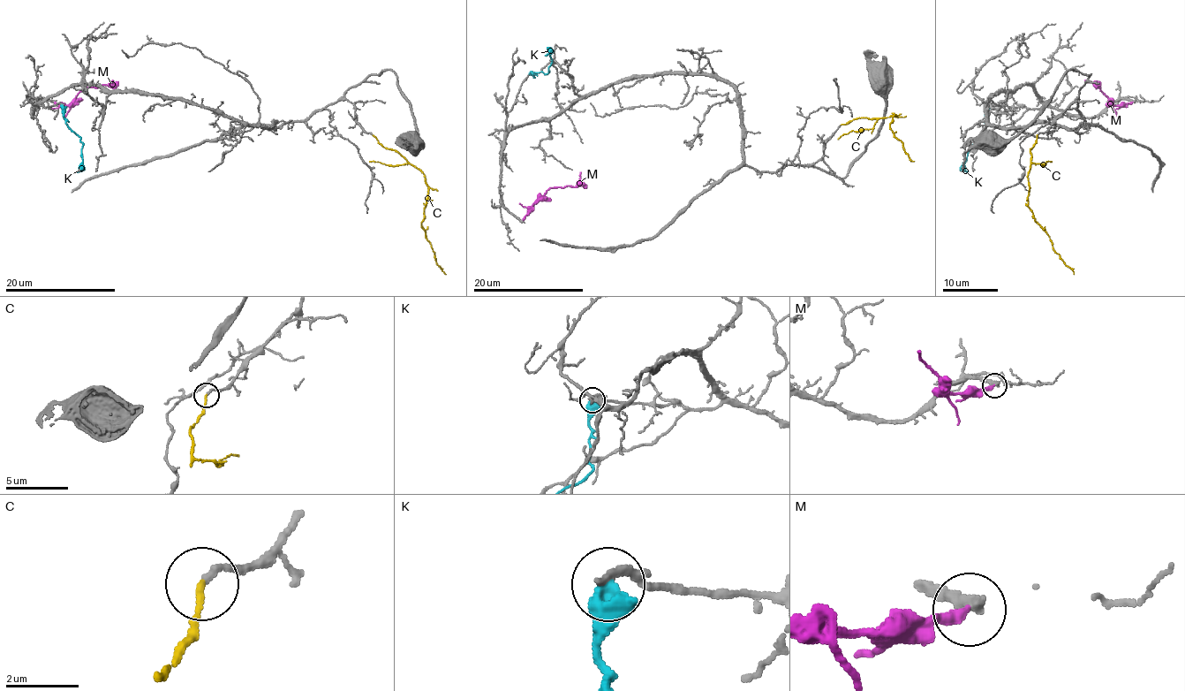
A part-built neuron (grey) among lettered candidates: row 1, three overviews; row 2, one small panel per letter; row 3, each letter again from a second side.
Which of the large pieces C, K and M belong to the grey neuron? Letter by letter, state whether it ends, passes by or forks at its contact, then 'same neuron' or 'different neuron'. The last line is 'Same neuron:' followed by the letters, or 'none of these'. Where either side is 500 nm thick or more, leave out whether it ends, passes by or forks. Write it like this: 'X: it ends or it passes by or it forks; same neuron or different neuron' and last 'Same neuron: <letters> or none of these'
C: it ends; same neuron
K: different neuron
M: it ends; different neuron
Same neuron: C

